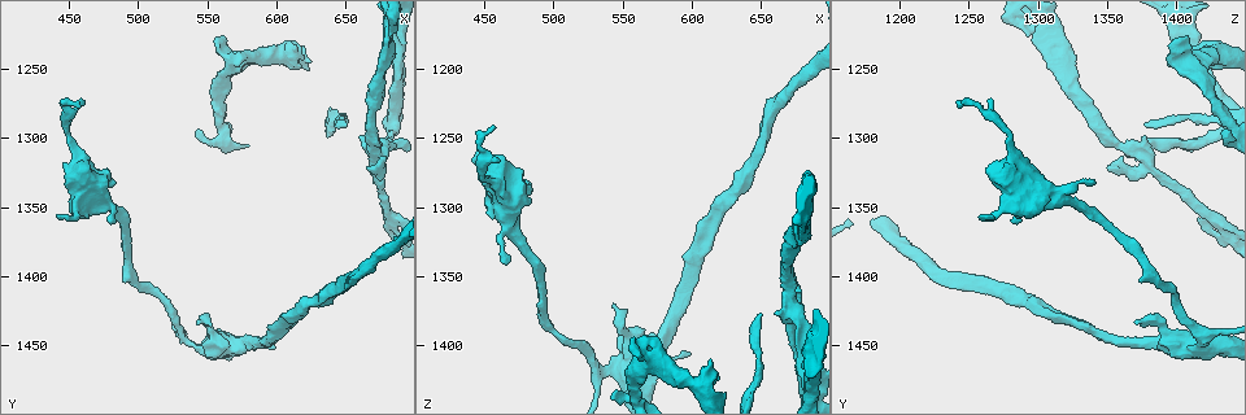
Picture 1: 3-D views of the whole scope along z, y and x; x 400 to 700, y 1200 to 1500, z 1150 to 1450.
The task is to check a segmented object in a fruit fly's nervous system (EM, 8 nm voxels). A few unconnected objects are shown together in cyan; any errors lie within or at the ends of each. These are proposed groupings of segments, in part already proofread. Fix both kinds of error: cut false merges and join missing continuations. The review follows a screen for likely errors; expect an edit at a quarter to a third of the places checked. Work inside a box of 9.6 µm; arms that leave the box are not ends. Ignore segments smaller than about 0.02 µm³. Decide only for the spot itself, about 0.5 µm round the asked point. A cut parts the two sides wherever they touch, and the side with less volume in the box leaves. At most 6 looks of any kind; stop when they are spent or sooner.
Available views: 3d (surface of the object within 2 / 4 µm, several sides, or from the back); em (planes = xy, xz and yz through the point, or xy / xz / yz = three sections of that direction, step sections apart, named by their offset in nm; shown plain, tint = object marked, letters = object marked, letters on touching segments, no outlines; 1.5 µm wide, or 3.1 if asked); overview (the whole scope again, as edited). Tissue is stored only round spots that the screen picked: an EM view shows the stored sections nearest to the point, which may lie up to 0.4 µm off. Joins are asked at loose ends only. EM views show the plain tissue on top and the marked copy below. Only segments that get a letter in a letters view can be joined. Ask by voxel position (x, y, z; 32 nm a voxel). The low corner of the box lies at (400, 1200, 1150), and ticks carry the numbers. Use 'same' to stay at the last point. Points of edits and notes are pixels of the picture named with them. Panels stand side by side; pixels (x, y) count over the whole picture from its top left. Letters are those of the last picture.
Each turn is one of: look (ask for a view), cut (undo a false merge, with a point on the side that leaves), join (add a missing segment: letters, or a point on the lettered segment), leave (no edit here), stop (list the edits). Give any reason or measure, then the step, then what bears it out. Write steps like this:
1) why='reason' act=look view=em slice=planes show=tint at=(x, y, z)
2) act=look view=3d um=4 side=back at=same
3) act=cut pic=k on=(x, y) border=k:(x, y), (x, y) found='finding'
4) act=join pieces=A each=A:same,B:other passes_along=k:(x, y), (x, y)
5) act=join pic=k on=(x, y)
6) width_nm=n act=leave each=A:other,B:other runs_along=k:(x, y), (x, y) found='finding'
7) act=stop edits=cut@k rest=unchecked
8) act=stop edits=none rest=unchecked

why='branch stops here' act=look view=em slice=planes show=letters at=(600, 1452, 1406)

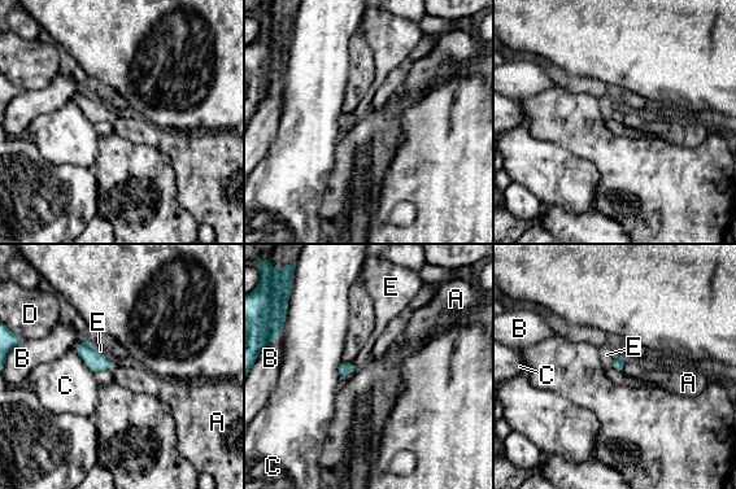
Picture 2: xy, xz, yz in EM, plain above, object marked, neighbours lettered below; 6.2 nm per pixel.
act=leave each=A:other,B:other,C:other,D:other,E:other border=2:(625, 365), (621, 370) found='no lettered segment goes on from it'

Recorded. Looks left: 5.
why='three-way junction' act=look view=3d um=4 at=(530, 1438, 1412)

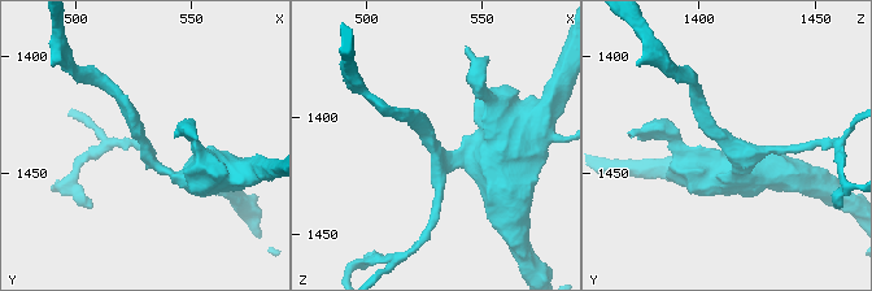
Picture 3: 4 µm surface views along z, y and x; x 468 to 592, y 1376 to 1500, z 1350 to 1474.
arms=3 act=look view=em slice=planes show=letters at=(529, 1439, 1414)

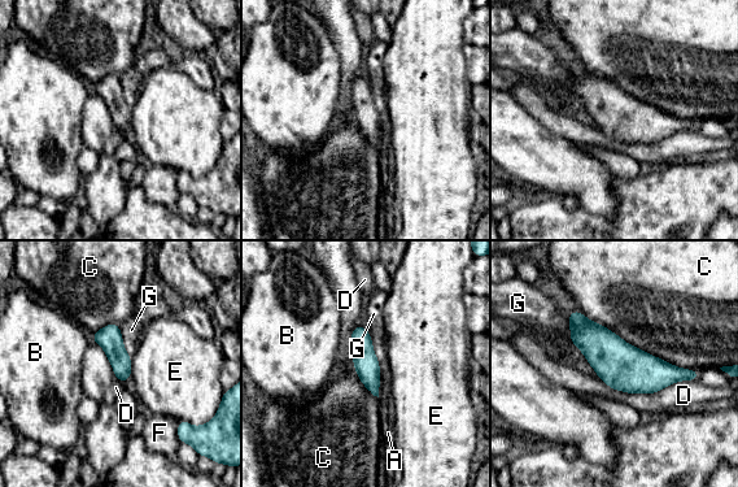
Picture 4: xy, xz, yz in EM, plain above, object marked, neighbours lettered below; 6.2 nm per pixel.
act=leave each=A:other,B:other,C:other,D:other,E:other,F:other,G:other found='one cell here'

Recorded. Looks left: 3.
why='branch stops here' act=look view=em slice=xy step=8 show=tint at=(560, 1226, 1408)

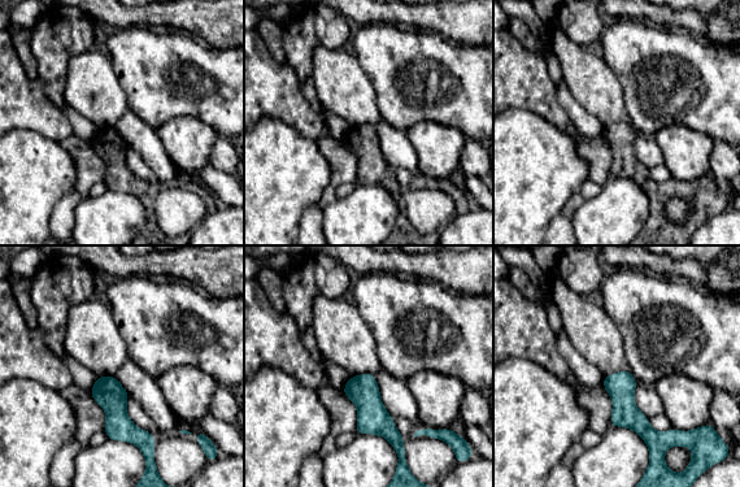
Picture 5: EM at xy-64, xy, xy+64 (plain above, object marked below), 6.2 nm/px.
act=look view=em slice=planes show=letters at=same

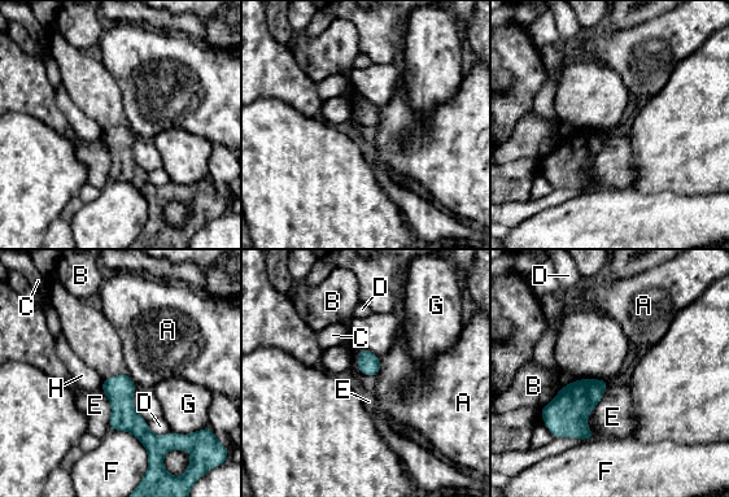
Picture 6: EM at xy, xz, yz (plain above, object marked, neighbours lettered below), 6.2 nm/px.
longest_contact=E:340nm act=leave each=A:other,B:other,C:other,D:other,E:other,F:other,G:other,H:other found='none of them fits'

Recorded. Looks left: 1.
act=stop edits=none rest=unchecked

